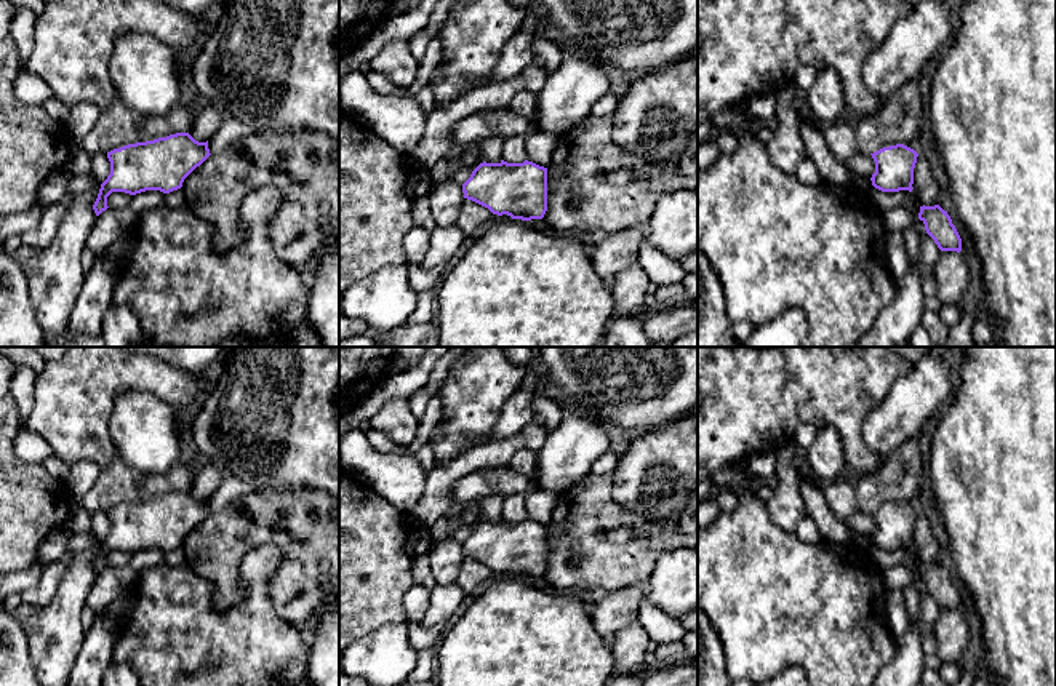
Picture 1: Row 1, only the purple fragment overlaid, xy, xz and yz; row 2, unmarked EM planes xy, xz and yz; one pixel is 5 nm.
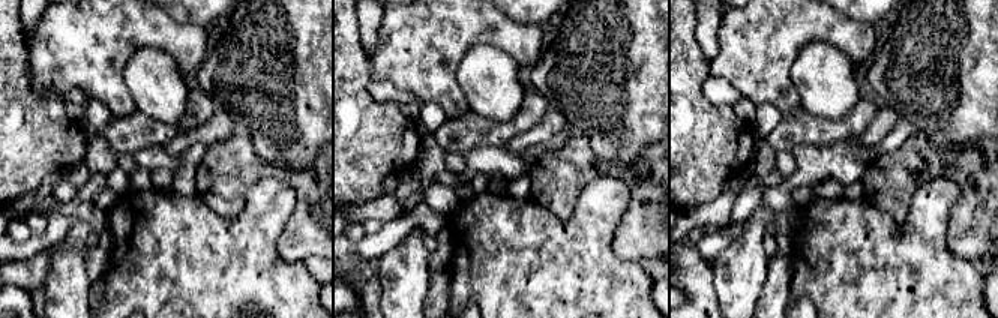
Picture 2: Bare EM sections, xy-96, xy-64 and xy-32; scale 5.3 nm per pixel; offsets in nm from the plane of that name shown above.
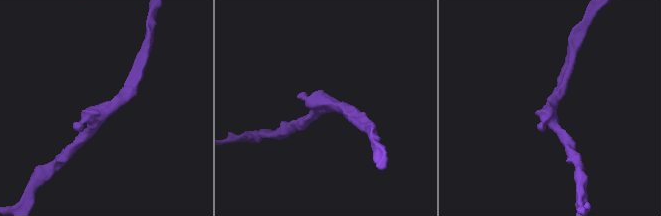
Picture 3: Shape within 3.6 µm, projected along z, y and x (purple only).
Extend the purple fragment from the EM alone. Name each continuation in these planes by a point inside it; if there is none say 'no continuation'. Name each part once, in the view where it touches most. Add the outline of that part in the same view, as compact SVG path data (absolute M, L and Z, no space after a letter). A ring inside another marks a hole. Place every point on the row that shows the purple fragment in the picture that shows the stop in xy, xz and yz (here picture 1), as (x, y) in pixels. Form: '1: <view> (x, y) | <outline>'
no continuation

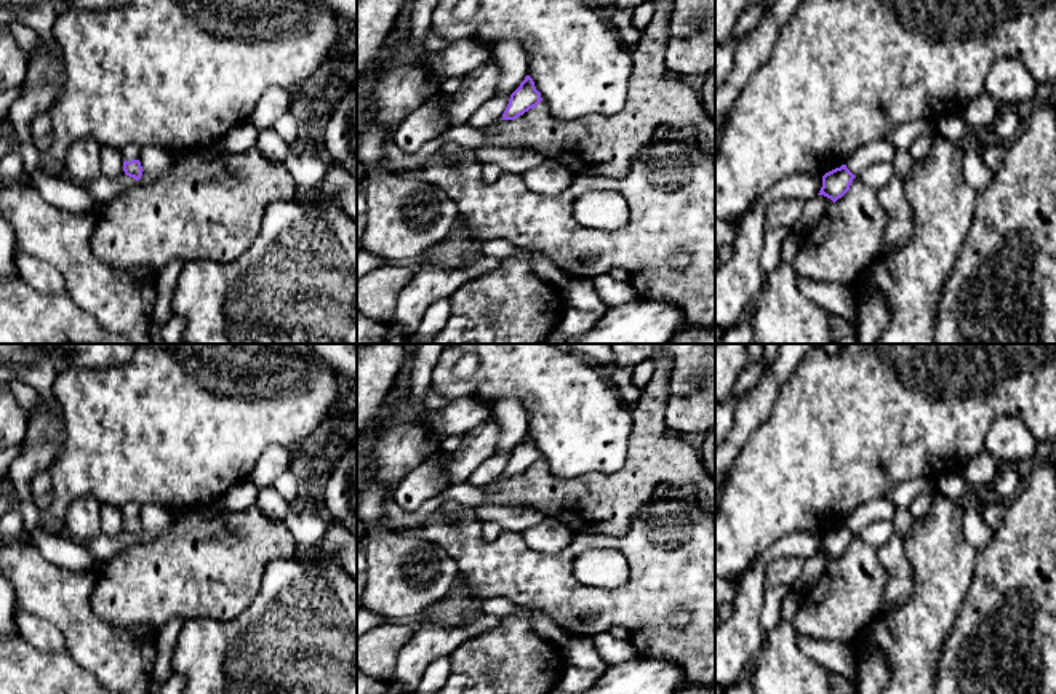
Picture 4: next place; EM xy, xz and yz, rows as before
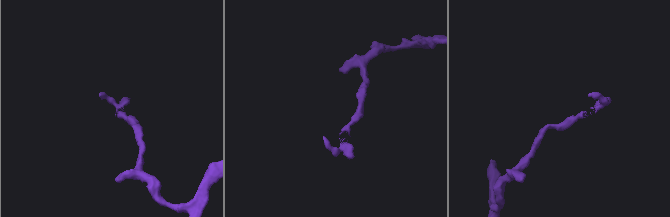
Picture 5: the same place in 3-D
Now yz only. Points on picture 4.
no continuation

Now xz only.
no continuation

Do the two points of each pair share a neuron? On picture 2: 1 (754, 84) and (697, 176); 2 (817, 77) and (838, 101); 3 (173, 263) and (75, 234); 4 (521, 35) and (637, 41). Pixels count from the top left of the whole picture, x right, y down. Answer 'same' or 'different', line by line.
1: different
2: same
3: different
4: different

